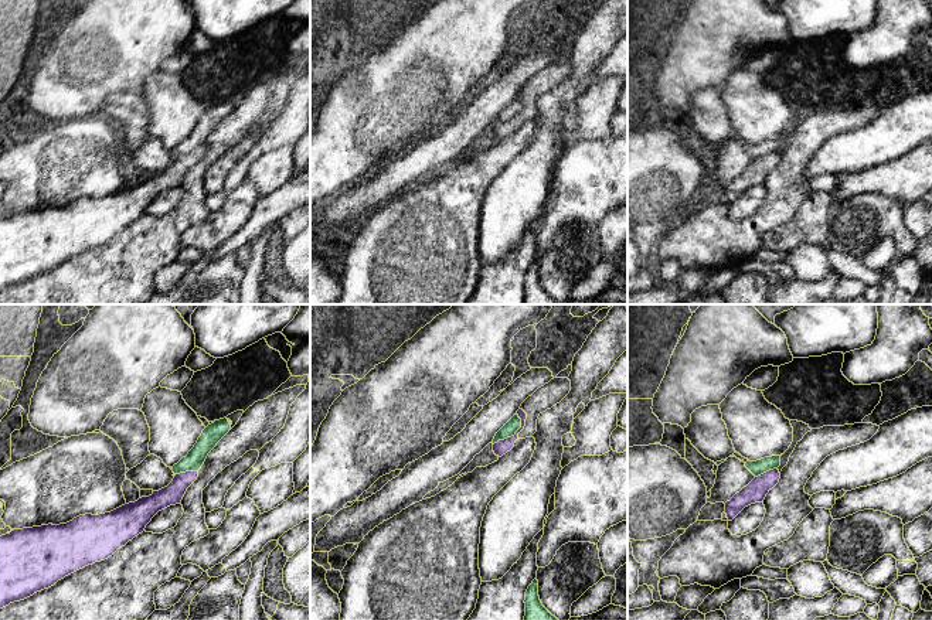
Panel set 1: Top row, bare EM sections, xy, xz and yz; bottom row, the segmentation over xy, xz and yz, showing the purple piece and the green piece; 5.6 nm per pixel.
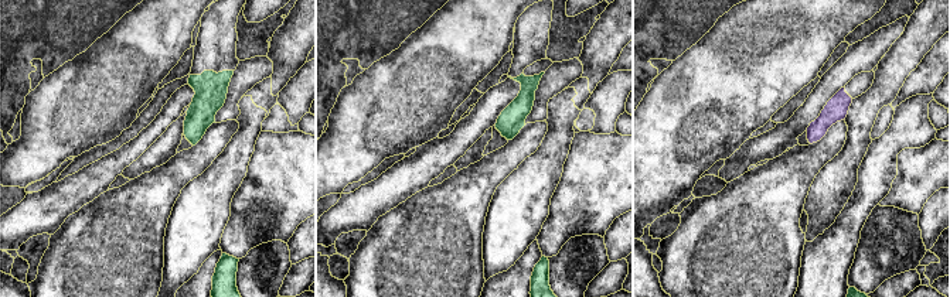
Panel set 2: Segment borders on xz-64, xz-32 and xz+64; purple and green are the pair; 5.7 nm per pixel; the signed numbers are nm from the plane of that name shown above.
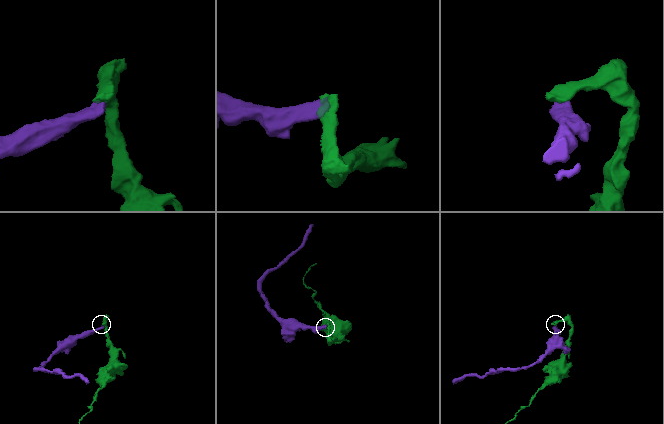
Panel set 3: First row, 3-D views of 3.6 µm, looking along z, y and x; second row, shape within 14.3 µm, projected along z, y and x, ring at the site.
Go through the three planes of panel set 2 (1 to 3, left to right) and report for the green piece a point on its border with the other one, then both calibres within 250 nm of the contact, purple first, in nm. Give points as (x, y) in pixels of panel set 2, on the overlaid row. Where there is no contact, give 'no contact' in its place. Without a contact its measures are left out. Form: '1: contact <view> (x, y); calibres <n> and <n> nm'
1: no contact
2: no contact
3: no contact

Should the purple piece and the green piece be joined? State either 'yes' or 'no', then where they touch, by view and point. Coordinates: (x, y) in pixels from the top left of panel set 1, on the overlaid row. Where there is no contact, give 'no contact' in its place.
no; meets purple in xz at (514, 435)

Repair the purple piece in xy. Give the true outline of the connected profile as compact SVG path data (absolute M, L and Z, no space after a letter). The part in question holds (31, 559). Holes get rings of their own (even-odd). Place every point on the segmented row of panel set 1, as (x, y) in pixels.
M198 471L176 474L173 481L149 497L125 504L110 512L85 514L67 524L14 529L0 536L0 609L24 600L37 592L54 586L65 576L112 556L135 536L142 534L161 510L180 504L187 488L197 480Z

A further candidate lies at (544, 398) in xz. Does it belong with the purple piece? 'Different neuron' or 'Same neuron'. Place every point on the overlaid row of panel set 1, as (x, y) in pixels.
Same neuron

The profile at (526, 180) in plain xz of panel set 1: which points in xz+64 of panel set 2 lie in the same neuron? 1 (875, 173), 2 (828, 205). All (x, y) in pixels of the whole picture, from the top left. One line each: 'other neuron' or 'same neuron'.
1: other neuron
2: same neuron

